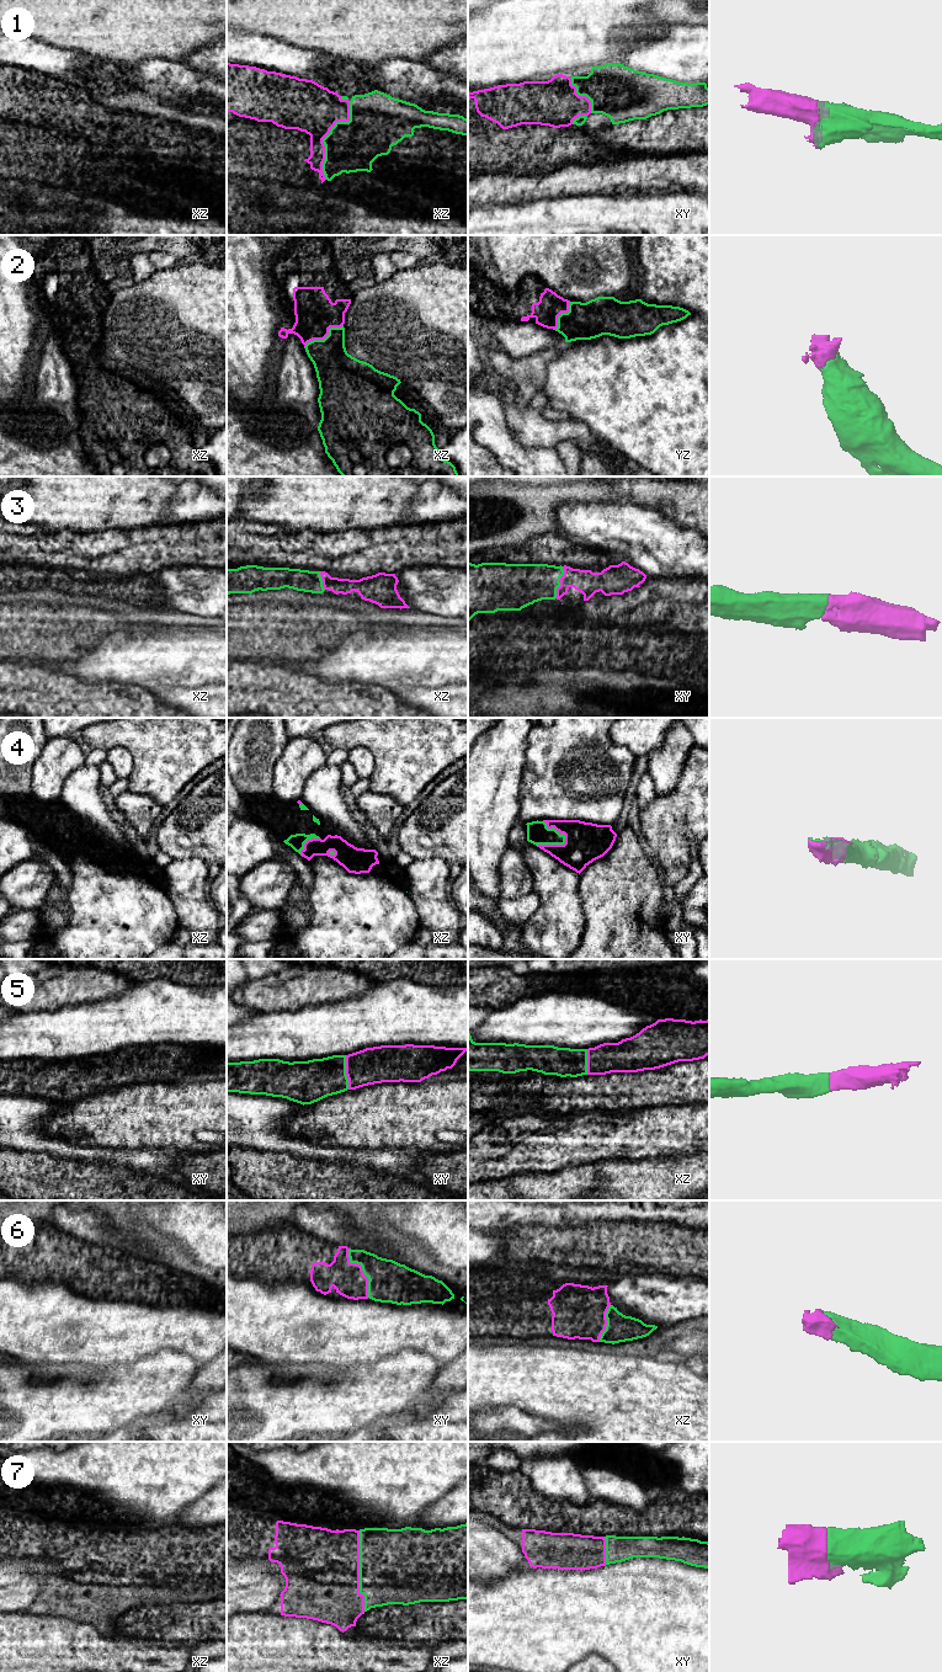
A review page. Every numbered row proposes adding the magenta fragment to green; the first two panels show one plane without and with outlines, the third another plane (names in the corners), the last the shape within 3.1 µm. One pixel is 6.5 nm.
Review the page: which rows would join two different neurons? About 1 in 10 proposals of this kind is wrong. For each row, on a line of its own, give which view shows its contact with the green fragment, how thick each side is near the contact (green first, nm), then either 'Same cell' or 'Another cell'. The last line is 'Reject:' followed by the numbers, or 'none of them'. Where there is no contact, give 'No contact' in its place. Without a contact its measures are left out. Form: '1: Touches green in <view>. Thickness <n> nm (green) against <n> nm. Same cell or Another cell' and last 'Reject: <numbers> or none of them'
1: Touches green in xz. Thickness 340 nm (green) against 340 nm. Same cell
2: Touches green in xz. Thickness 280 nm (green) against 260 nm. Same cell
3: Touches green in xy. Thickness 280 nm (green) against 160 nm. Same cell
4: Touches green in xy. Thickness 140 nm (green) against 260 nm. Same cell
5: Touches green in xy. Thickness 280 nm (green) against 240 nm. Same cell
6: Touches green in xy. Thickness 280 nm (green) against 220 nm. Same cell
7: Touches green in xz. Thickness 500 nm (green) against 500 nm. Same cell
Reject: none of them

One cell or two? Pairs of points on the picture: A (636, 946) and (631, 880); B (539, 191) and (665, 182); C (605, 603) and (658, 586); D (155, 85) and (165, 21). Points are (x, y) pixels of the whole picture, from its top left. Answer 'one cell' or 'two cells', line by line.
A: one cell
B: one cell
C: one cell
D: two cells

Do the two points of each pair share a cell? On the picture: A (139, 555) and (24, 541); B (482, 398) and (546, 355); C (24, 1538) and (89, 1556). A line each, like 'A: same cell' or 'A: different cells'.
A: same cell
B: different cells
C: same cell

